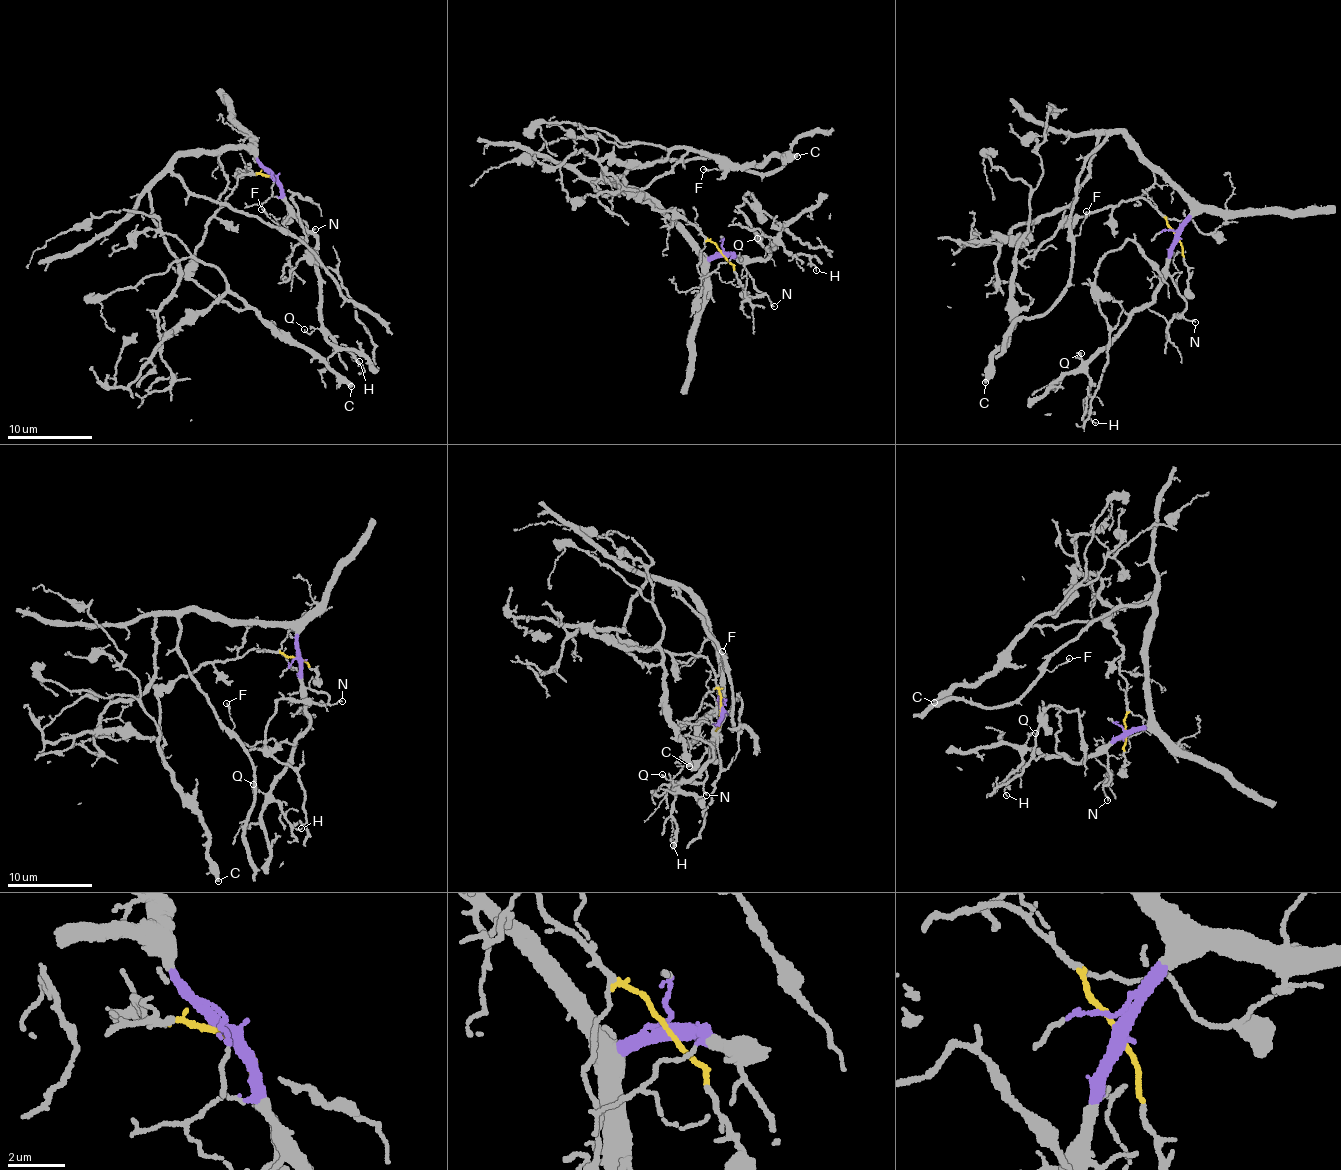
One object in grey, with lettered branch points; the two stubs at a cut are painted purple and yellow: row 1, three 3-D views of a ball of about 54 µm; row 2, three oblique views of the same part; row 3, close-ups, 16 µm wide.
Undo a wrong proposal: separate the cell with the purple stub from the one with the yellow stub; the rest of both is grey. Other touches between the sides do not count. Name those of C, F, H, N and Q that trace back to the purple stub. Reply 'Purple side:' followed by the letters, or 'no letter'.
Purple side: F, H, N, Q

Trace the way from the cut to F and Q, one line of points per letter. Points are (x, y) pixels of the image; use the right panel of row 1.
F: (1176, 236), (1189, 207), (1129, 137), (1117, 134), (1106, 137), (1089, 156), (1069, 219), (1074, 235), (1086, 211)
Q: (1176, 236), (1169, 266), (1148, 305), (1141, 306), (1131, 315), (1129, 324), (1084, 361), (1077, 356), (1081, 352)

